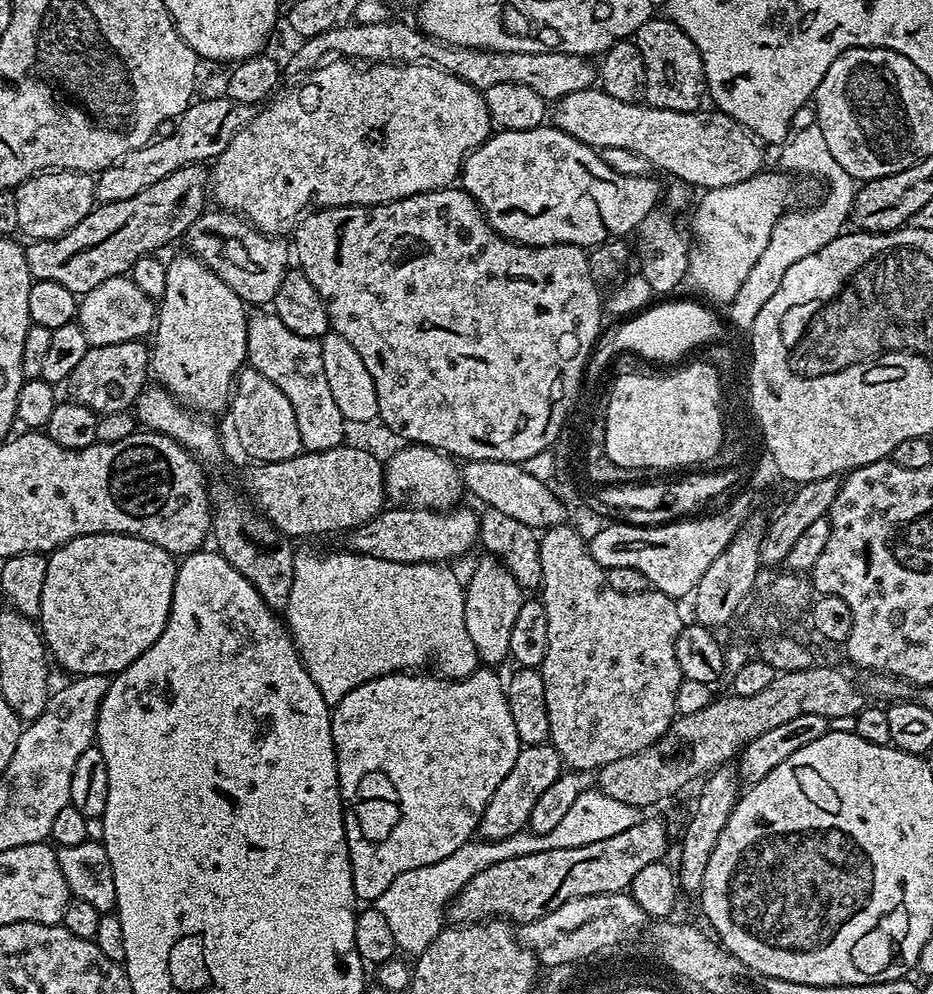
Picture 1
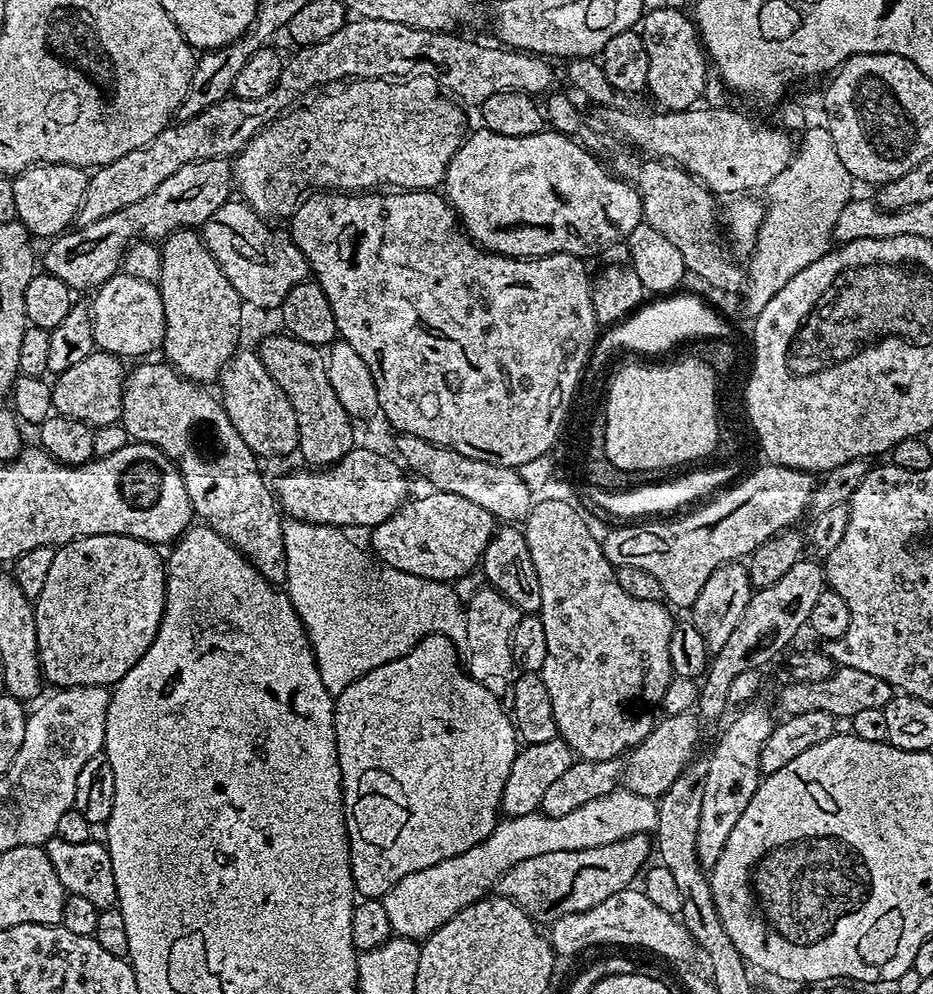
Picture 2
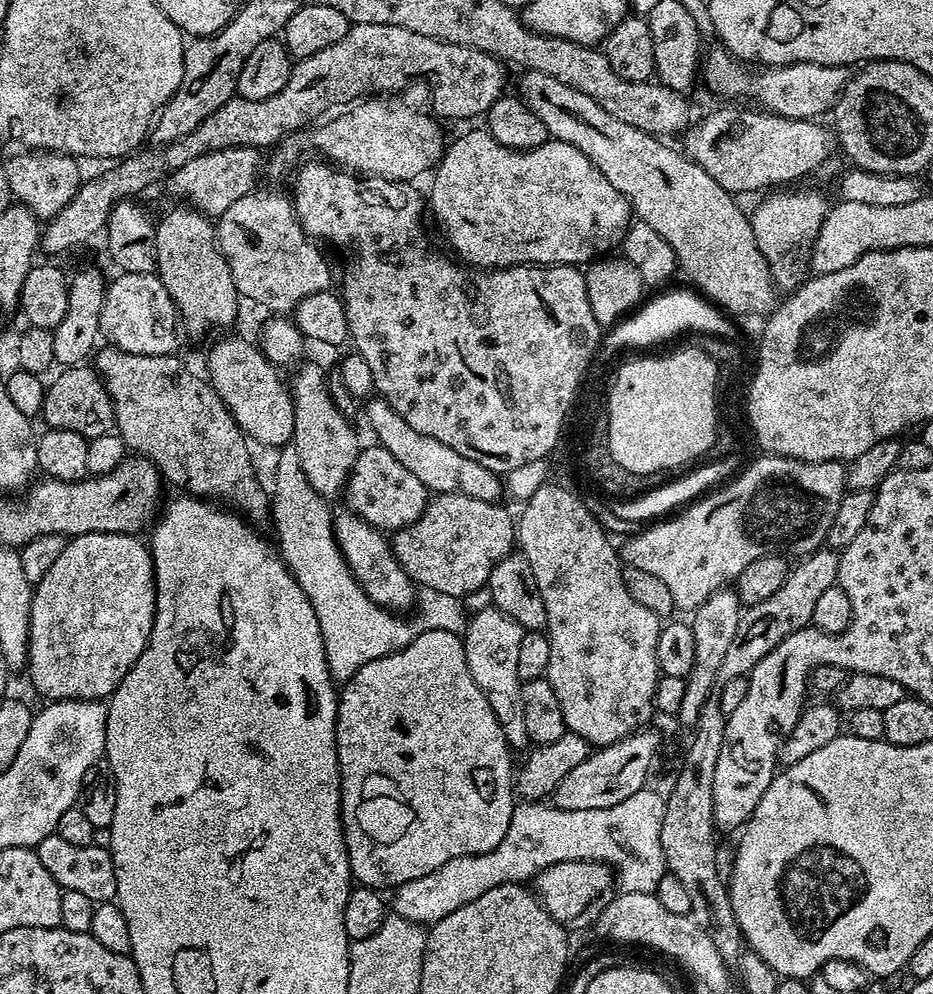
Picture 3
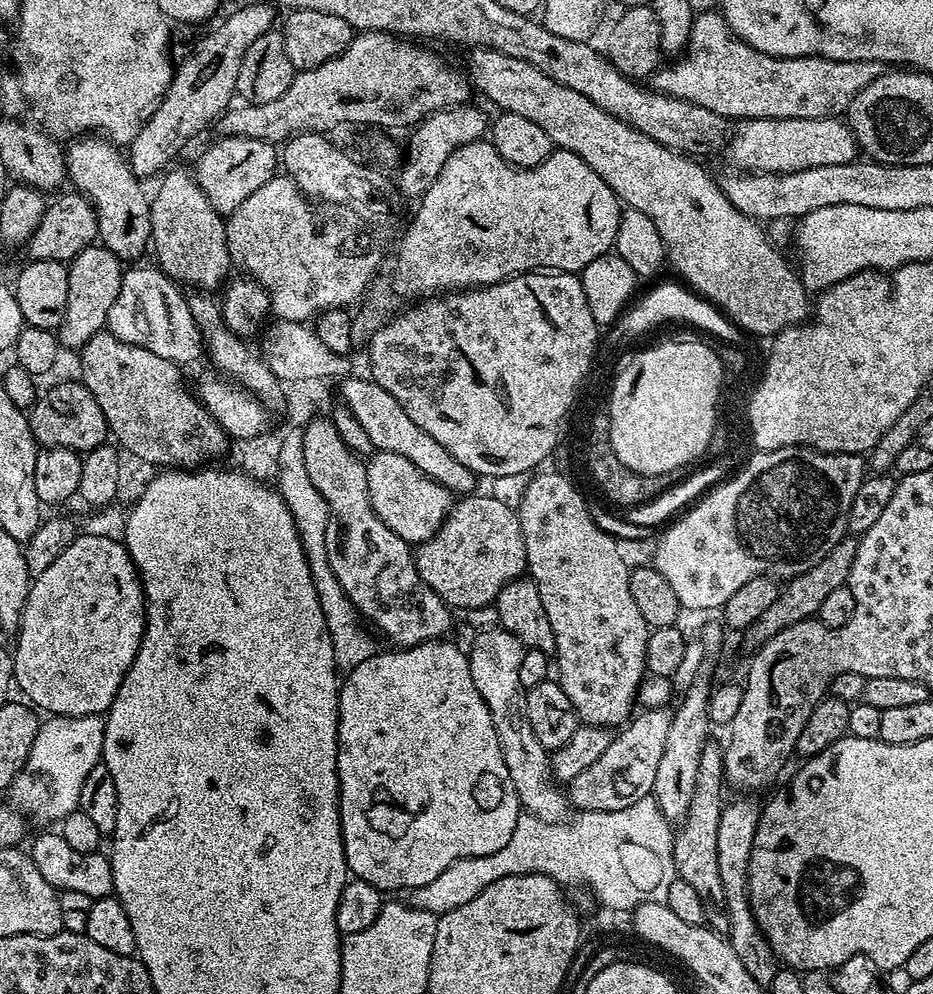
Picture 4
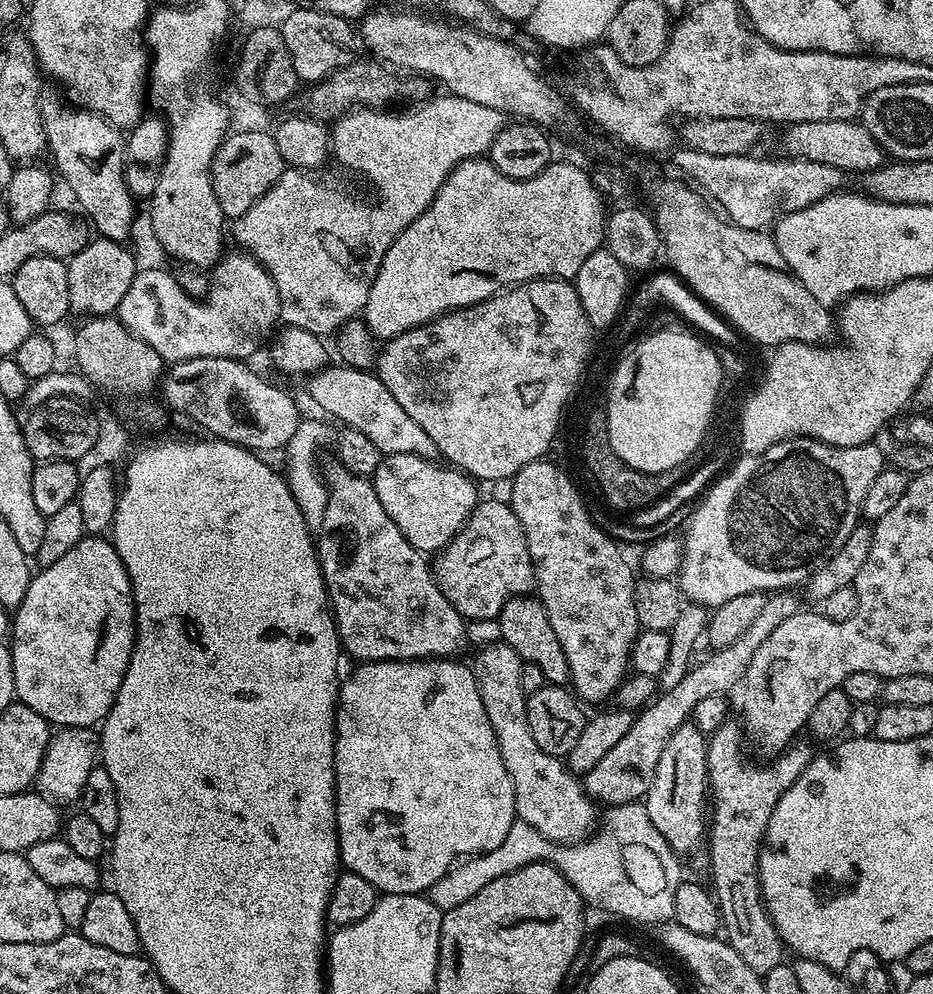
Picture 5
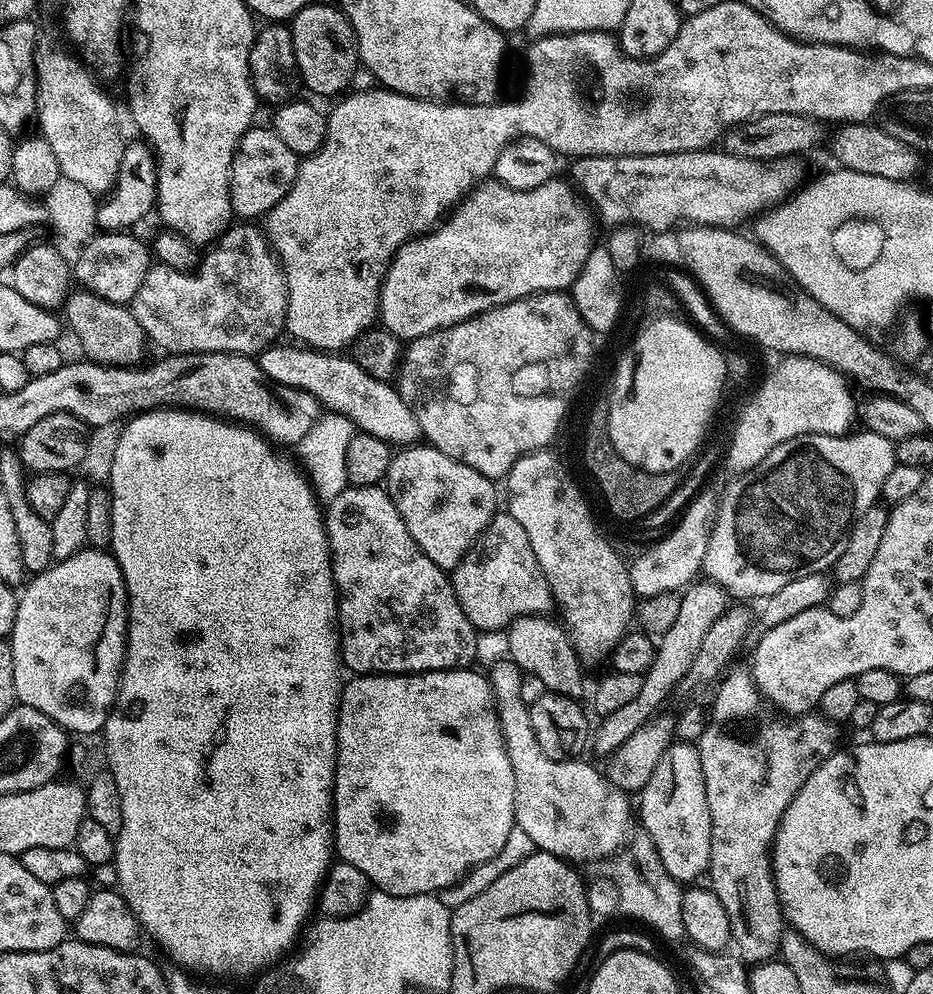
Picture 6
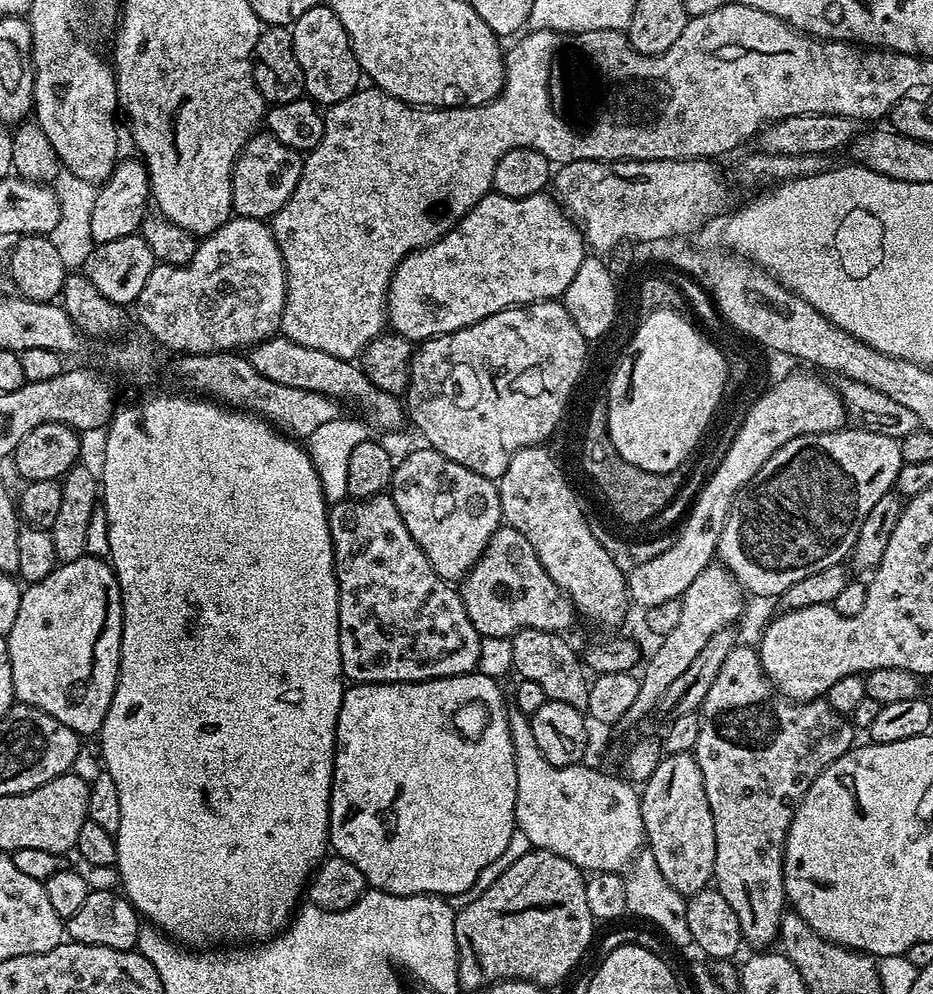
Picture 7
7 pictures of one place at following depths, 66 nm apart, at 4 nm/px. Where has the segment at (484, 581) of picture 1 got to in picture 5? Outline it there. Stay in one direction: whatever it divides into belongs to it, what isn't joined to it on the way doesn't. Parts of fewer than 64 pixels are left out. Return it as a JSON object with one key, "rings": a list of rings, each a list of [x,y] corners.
{"rings":[[[503,642],[495,643],[486,645],[477,654],[474,671],[476,684],[482,694],[482,706],[486,706],[486,718],[490,718],[490,726],[494,730],[494,738],[498,742],[498,750],[506,766],[506,774],[510,774],[510,782],[514,786],[516,815],[522,822],[534,826],[538,834],[553,840],[556,844],[578,844],[593,835],[597,827],[595,826],[597,805],[585,792],[581,777],[569,770],[561,757],[546,754],[546,750],[542,750],[542,746],[534,742],[534,734],[530,734],[528,721],[528,702],[522,690],[522,661],[510,645]]]}

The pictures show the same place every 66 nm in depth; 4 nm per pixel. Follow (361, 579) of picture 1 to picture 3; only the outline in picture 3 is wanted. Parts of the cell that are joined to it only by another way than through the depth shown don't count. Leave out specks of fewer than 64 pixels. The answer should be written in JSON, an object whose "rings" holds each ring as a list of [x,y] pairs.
{"rings":[[[285,446],[279,449],[278,455],[280,456],[276,460],[276,473],[272,476],[272,488],[270,496],[270,520],[271,523],[276,523],[276,536],[280,539],[278,543],[279,553],[282,555],[282,559],[288,569],[292,571],[292,576],[298,582],[298,586],[302,586],[302,594],[306,594],[306,598],[310,602],[310,606],[314,606],[314,614],[318,616],[318,630],[322,634],[322,646],[326,650],[326,662],[328,663],[328,669],[332,675],[333,681],[343,682],[349,680],[354,674],[358,674],[358,670],[362,670],[362,666],[366,666],[366,662],[374,662],[374,658],[382,658],[383,656],[389,656],[394,654],[398,650],[402,650],[409,642],[418,634],[422,634],[426,630],[450,630],[457,634],[463,633],[464,629],[467,628],[469,617],[464,616],[464,608],[462,605],[461,597],[451,596],[450,594],[442,594],[438,590],[430,590],[429,588],[423,589],[416,597],[416,603],[414,605],[414,613],[416,617],[413,620],[404,620],[403,615],[395,612],[388,611],[387,608],[379,608],[377,604],[372,601],[371,598],[362,590],[362,586],[354,578],[354,574],[348,568],[348,563],[344,561],[344,555],[340,552],[340,547],[336,541],[336,533],[334,531],[334,512],[333,509],[328,509],[329,501],[325,497],[321,496],[319,492],[316,492],[310,486],[310,482],[306,478],[306,474],[302,474],[302,462],[298,462],[298,450],[291,446]]]}

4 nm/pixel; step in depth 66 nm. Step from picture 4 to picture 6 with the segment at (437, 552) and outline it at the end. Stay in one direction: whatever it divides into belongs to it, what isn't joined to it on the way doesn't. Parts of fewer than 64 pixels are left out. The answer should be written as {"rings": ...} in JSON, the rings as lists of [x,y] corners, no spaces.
{"rings":[[[507,514],[493,516],[488,527],[464,553],[460,565],[451,569],[450,579],[458,606],[462,606],[462,614],[466,614],[472,627],[481,633],[507,629],[520,616],[539,616],[547,613],[547,608],[551,609],[554,604],[550,586],[538,566],[538,558],[534,558],[534,550],[530,550],[530,538],[526,538],[526,530],[522,530],[518,518]]]}

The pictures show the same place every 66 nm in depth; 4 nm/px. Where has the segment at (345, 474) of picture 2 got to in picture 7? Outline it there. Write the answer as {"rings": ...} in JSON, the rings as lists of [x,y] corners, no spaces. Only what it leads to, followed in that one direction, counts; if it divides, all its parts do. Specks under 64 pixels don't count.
{"rings":[[[421,446],[417,452],[410,453],[404,461],[400,460],[395,465],[390,495],[394,506],[398,506],[398,514],[402,514],[402,522],[406,522],[406,530],[410,530],[410,538],[418,542],[422,554],[426,554],[437,574],[449,582],[463,581],[502,524],[499,487],[482,474],[474,474],[474,470],[458,466],[458,462],[450,462],[450,458],[427,446]]]}

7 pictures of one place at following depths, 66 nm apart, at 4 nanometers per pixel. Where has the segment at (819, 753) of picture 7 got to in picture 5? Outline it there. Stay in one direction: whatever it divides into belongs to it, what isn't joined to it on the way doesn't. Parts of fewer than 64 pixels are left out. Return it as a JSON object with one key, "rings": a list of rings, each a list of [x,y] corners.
{"rings":[[[735,722],[718,726],[718,730],[707,737],[710,831],[706,844],[708,842],[708,864],[712,867],[710,888],[720,907],[723,931],[728,931],[728,945],[738,950],[738,958],[763,978],[774,966],[785,963],[786,949],[764,905],[760,889],[760,849],[778,798],[782,798],[806,766],[810,766],[814,749],[811,743],[796,742],[769,759],[772,760],[769,764],[751,764],[744,757],[744,740],[746,744],[745,733]]]}

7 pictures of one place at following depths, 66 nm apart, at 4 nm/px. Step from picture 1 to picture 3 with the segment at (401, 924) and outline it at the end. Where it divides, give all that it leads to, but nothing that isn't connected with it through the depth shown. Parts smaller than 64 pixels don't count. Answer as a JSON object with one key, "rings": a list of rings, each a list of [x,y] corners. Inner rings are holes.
{"rings":[[[645,786],[638,794],[630,794],[626,802],[618,806],[606,806],[606,810],[570,810],[564,812],[548,802],[520,802],[513,807],[510,826],[506,826],[506,838],[502,838],[500,848],[504,852],[504,876],[509,884],[528,882],[537,871],[546,866],[554,866],[567,860],[593,860],[607,864],[618,873],[618,884],[625,892],[655,893],[658,882],[666,875],[666,865],[662,854],[662,818],[664,817],[663,795],[651,792]],[[489,853],[470,854],[450,858],[446,866],[438,866],[438,870],[430,870],[430,874],[422,874],[422,878],[414,878],[414,882],[406,882],[395,889],[393,900],[390,900],[390,908],[393,913],[410,922],[421,926],[436,924],[446,914],[454,914],[466,906],[466,902],[474,902],[474,898],[482,898],[490,886],[488,880]]]}

